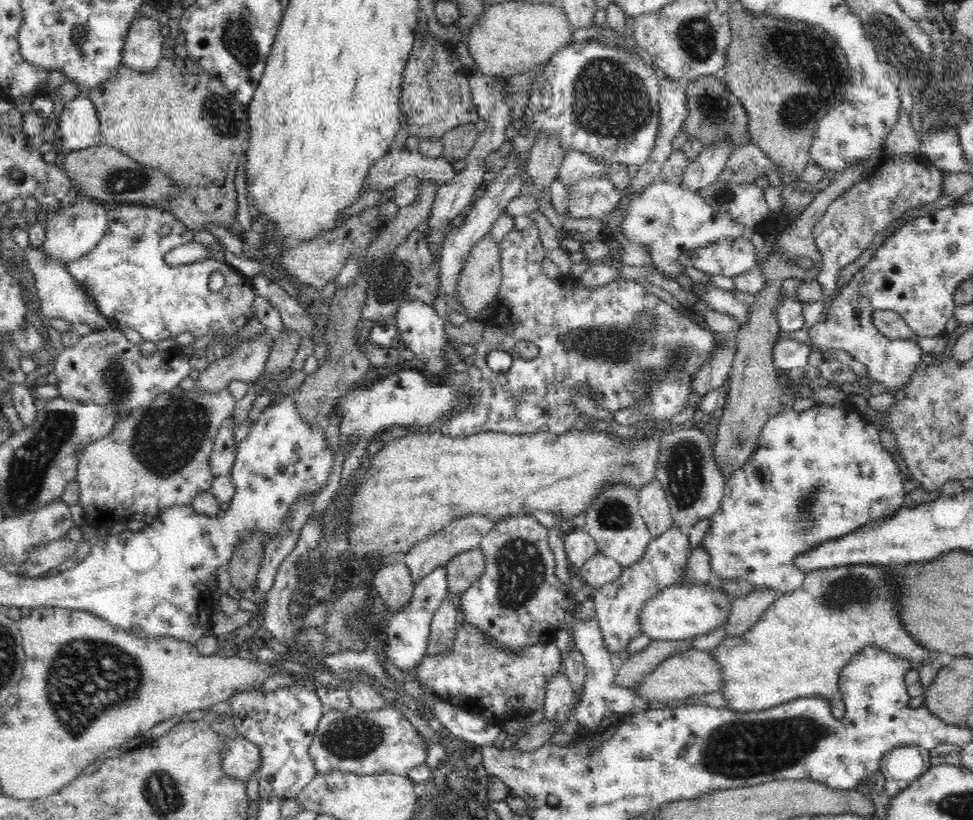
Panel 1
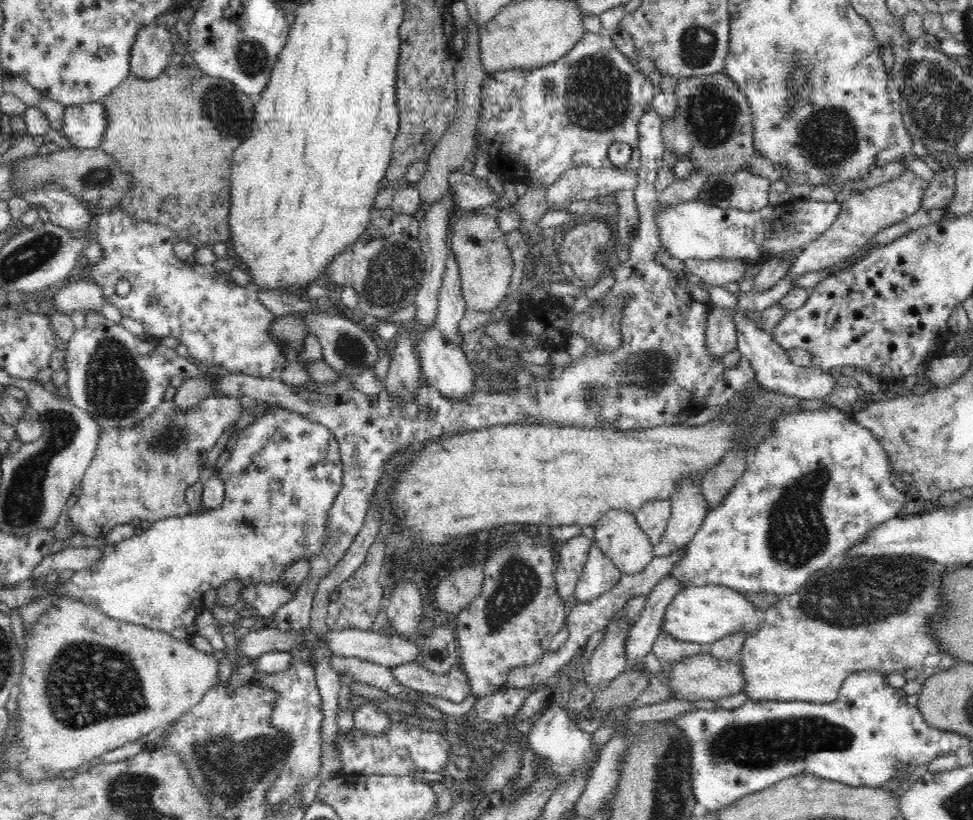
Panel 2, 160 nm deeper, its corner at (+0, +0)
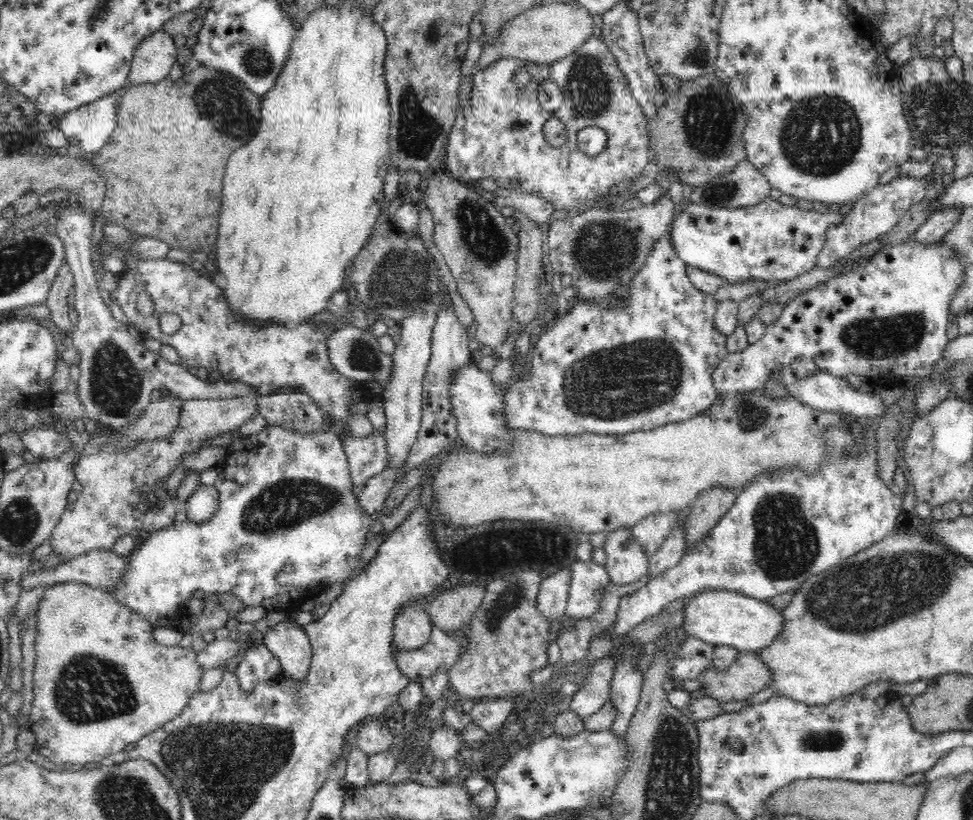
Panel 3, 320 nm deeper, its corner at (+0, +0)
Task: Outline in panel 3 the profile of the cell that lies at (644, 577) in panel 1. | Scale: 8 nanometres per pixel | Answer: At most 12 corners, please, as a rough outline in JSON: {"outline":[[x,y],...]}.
{"outline":[[611,656],[597,661],[568,711],[584,720],[609,702],[617,667]]}

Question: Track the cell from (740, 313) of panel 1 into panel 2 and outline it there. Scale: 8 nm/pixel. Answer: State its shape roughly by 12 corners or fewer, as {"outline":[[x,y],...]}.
{"outline":[[734,309],[737,347],[756,384],[795,400],[824,400],[831,373],[796,367],[788,353]]}

